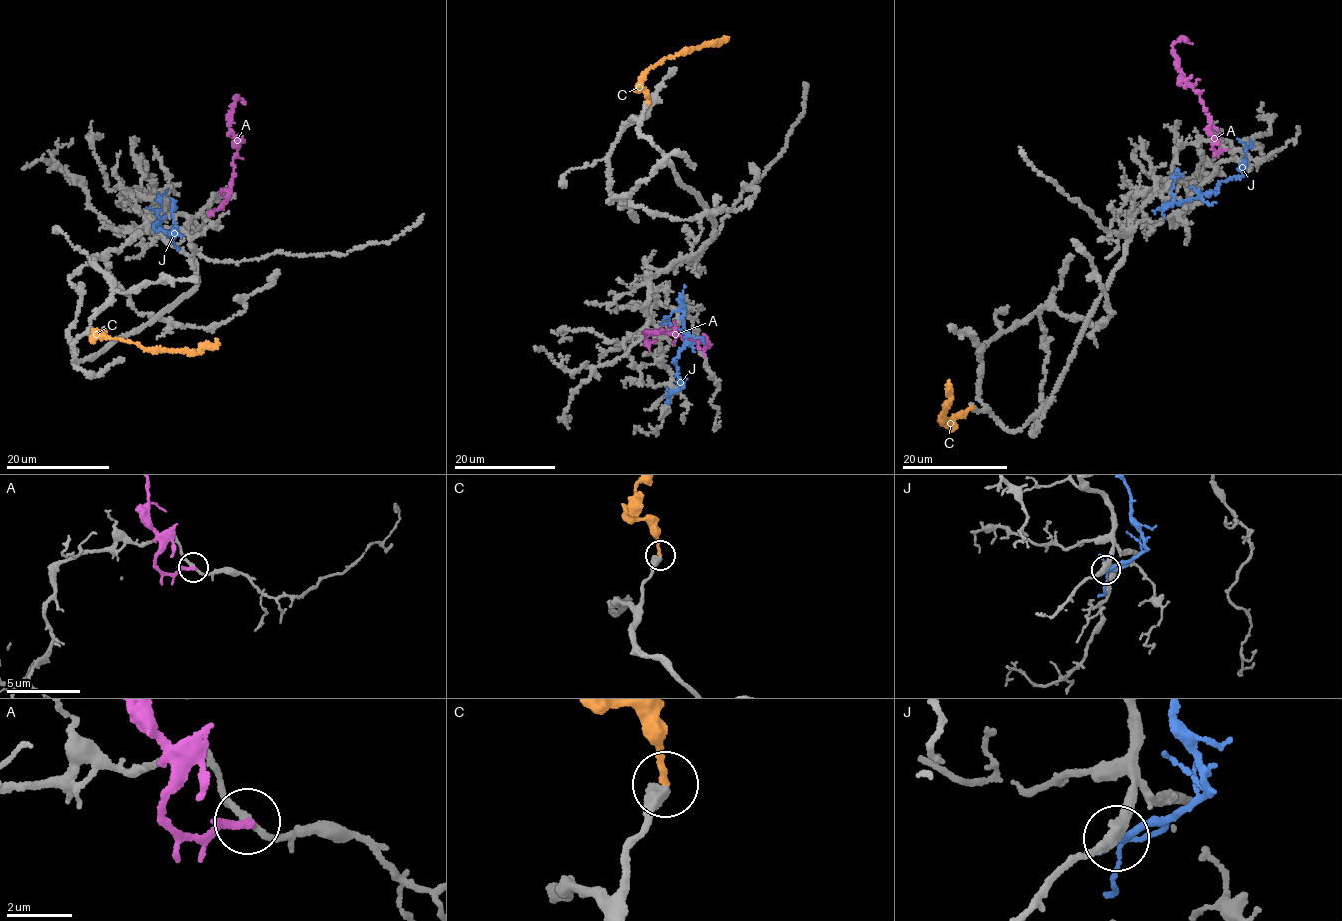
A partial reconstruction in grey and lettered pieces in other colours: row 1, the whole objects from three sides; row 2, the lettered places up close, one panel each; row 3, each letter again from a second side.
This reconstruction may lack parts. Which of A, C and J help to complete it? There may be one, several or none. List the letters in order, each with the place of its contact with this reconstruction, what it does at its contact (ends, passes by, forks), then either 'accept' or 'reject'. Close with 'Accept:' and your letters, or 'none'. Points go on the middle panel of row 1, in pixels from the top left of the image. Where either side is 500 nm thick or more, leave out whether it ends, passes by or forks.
A: contact (705, 355); it ends; reject
C: contact (648, 102); accept
J: contact (669, 394); it ends; reject
Accept: C

